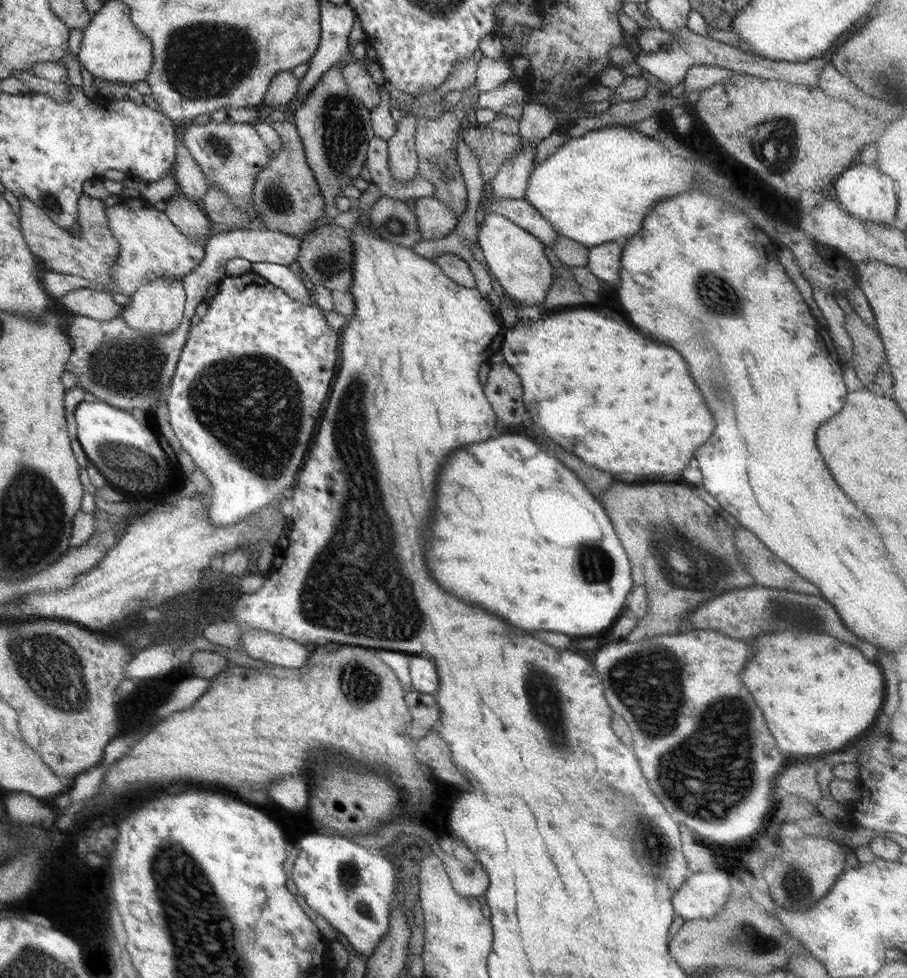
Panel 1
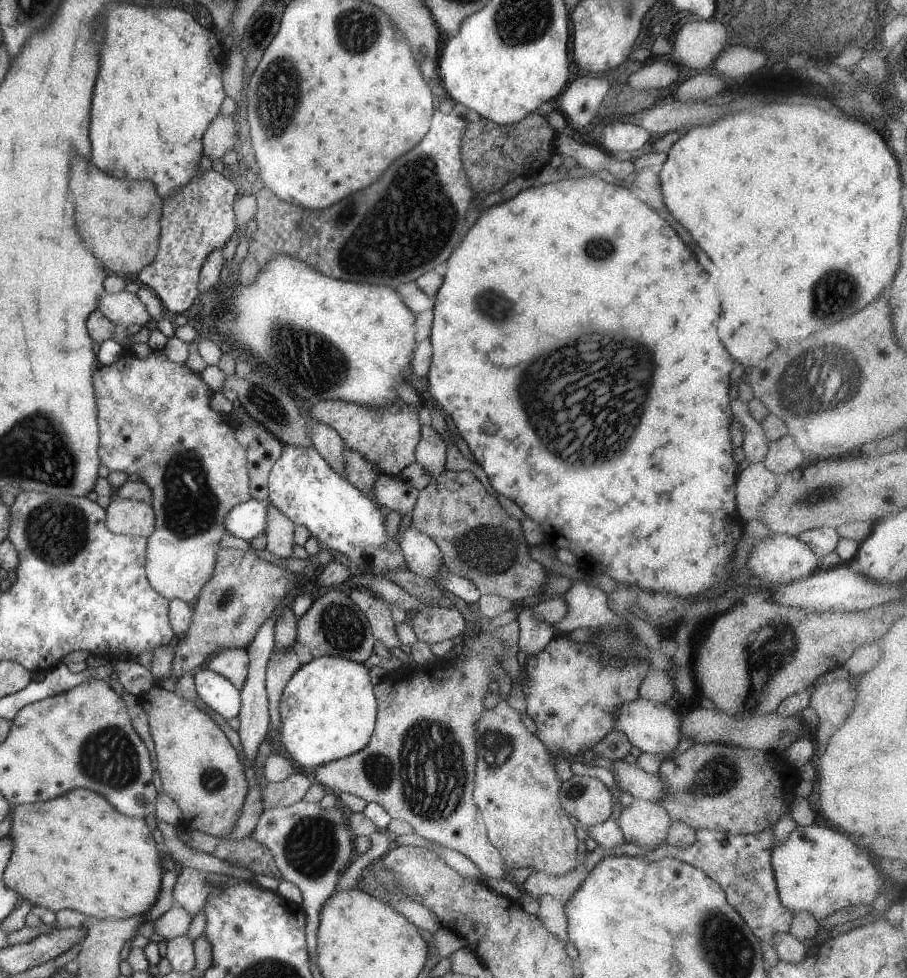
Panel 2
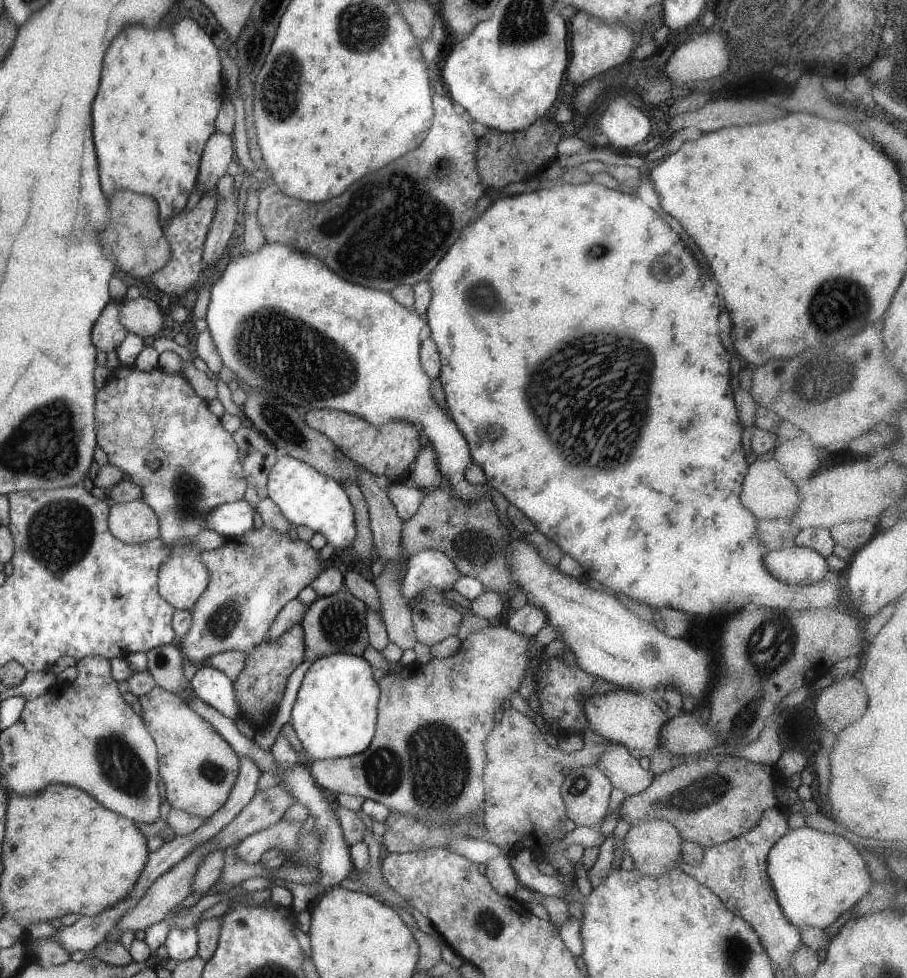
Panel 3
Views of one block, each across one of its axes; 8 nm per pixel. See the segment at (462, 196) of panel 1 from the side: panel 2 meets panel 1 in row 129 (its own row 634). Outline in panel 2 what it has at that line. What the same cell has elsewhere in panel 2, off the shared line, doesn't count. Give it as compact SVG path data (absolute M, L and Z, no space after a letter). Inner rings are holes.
M426 605L417 610L409 622L416 640L431 644L443 640L458 639L465 630L465 620L452 608Z

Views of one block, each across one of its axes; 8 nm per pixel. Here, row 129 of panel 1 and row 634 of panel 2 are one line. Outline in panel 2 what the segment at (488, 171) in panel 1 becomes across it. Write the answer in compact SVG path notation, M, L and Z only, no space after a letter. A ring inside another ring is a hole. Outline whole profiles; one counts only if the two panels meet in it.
M482 627L477 634L467 630L469 636L480 638L477 653L467 654L463 662L457 662L455 670L446 672L447 680L439 682L431 674L421 672L421 667L413 667L413 676L409 678L385 678L373 685L373 694L377 702L376 719L370 741L357 752L321 764L313 768L314 780L329 790L347 792L363 798L365 802L375 802L385 809L389 818L403 820L417 836L436 842L449 850L456 850L477 866L483 877L497 879L509 878L499 851L489 842L486 828L481 822L480 812L472 799L474 789L474 770L477 754L475 722L483 707L483 693L489 691L487 684L495 681L490 668L499 666L507 652L505 644L499 642L487 627Z

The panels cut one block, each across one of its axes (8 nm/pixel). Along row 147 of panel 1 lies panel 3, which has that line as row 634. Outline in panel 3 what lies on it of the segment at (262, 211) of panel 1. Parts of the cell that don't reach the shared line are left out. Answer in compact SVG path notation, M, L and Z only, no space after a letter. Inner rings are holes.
M300 623L292 624L273 640L266 640L253 646L246 652L243 670L232 681L235 690L235 700L241 710L242 718L247 724L253 725L253 730L265 728L283 697L283 690L289 674L303 662L303 632Z

